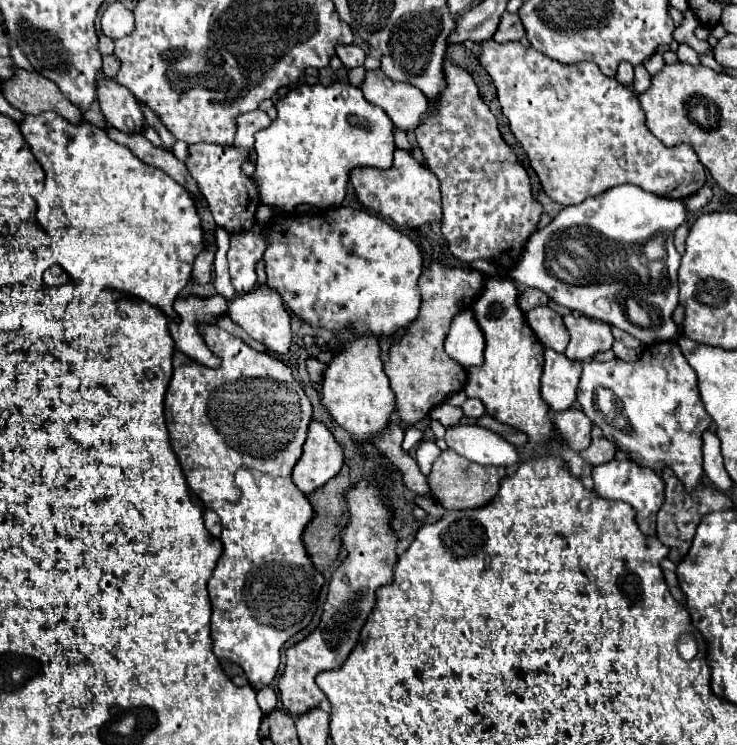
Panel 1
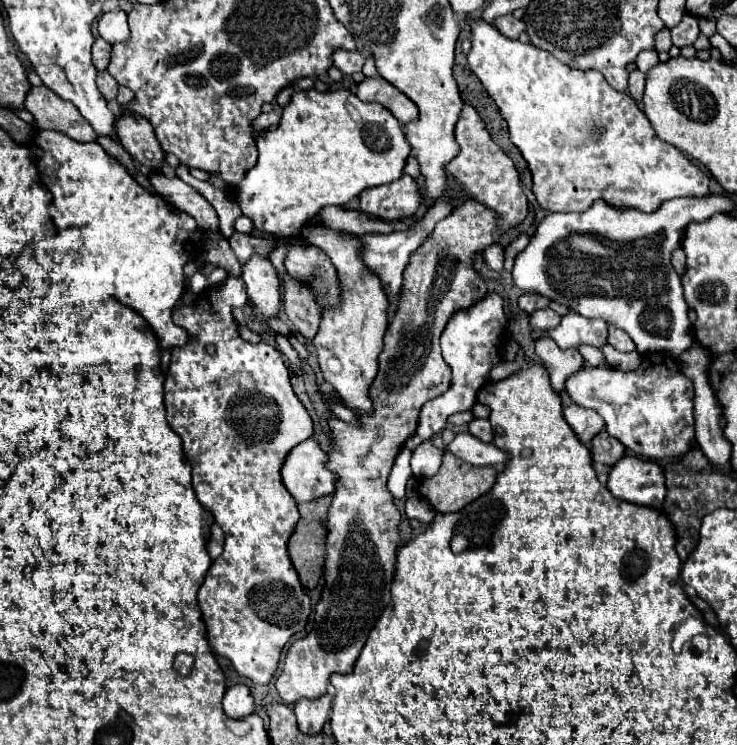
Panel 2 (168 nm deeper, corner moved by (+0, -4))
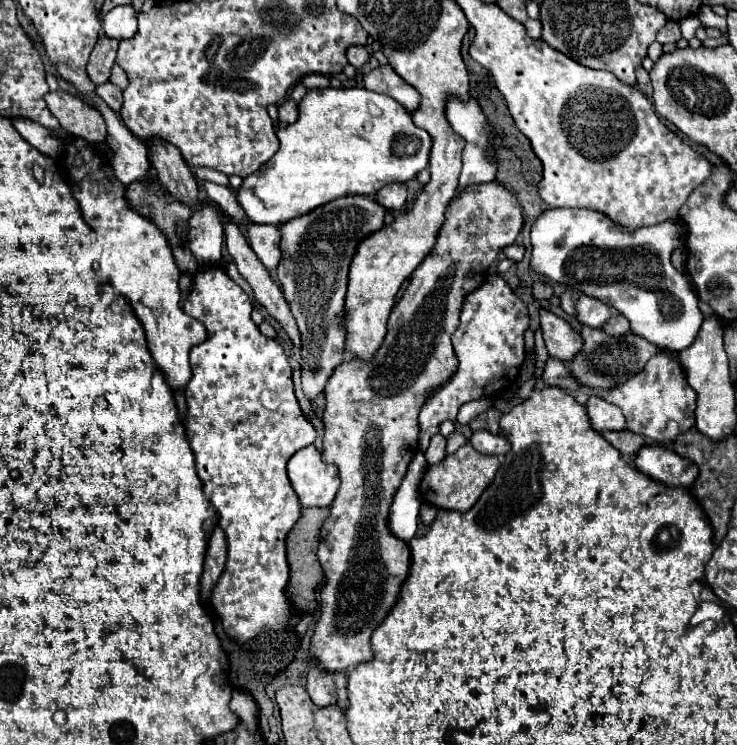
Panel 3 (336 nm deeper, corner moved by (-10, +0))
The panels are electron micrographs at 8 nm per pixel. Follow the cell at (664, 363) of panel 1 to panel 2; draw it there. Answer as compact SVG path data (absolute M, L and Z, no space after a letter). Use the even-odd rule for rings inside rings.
M644 354L644 364L632 372L610 370L608 366L582 368L566 380L566 394L574 404L596 410L604 418L608 434L642 458L682 456L692 446L694 386L676 368L670 354Z

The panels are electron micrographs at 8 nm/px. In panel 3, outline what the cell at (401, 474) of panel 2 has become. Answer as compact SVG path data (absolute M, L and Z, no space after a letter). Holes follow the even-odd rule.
M418 450L412 458L408 472L396 492L396 498L392 502L392 514L388 518L388 528L398 536L404 538L404 542L410 542L418 528L418 510L420 510L420 480L426 472L426 458Z

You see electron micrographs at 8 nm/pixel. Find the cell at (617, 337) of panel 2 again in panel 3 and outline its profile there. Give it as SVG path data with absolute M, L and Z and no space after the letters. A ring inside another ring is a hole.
M616 314L616 316L612 316L612 318L608 320L608 324L604 324L602 330L604 330L608 336L620 338L620 336L624 336L624 334L630 332L630 326L628 326L628 320L626 320L624 316Z

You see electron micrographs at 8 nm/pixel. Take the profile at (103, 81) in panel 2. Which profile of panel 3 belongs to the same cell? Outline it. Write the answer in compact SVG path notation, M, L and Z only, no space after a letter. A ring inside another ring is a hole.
M106 82L102 86L98 86L96 90L100 94L100 98L112 108L112 110L120 110L122 106L122 90L118 86L114 86L112 82Z

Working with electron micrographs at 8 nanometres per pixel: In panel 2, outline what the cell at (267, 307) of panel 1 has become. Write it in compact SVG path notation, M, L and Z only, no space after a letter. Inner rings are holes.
M250 258L242 266L242 280L248 290L248 298L254 304L254 316L264 324L266 316L276 316L280 310L280 278L268 258Z

